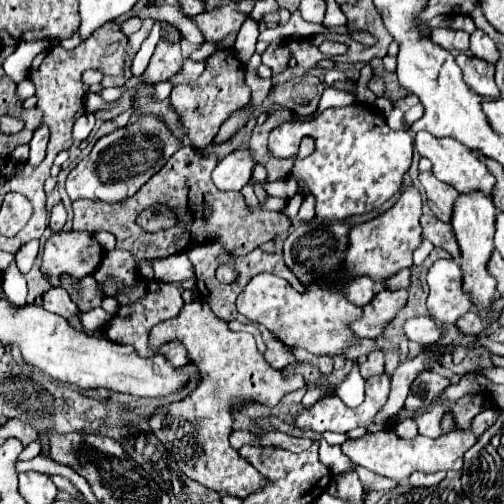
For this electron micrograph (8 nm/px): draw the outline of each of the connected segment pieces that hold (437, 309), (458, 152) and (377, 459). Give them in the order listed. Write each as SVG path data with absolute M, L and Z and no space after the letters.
M438 259L428 275L428 311L440 325L454 325L472 309L472 297L462 289L462 271L454 259Z
M420 131L420 133L416 133L416 137L414 137L414 149L416 149L422 157L426 157L426 159L432 161L432 173L434 173L440 181L452 185L452 187L458 189L460 193L466 193L466 191L482 191L482 193L490 195L496 179L490 175L490 171L486 169L486 165L484 165L472 151L468 151L460 141L450 139L450 137L438 139L438 137L430 135L430 133Z
M392 429L376 431L376 433L366 433L358 439L348 439L342 443L342 453L348 455L350 459L358 459L358 465L376 471L378 475L384 475L388 479L394 479L396 483L406 481L414 471L424 471L424 473L436 473L436 471L460 471L462 469L462 455L476 443L476 435L470 431L458 435L458 433L448 433L438 439L430 437L414 437L410 441L396 437Z

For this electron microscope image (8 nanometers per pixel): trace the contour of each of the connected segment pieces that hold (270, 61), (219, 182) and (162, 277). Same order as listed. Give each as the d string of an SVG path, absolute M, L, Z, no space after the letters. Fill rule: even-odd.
M272 43L262 53L262 63L268 65L274 73L284 71L288 67L288 59L290 59L290 51L288 51L288 47L284 43Z
M240 149L222 159L212 172L212 180L220 191L240 191L252 177L254 161L248 149Z
M180 253L180 255L170 255L170 257L164 257L164 259L150 259L148 261L154 269L154 279L158 281L164 281L164 283L180 283L182 279L188 279L188 277L194 277L194 269L192 269L192 263L190 259L186 257L186 253Z

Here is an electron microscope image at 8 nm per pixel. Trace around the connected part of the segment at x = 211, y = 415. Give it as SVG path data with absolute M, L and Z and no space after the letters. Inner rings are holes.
M196 299L180 311L174 319L154 326L149 336L150 348L156 350L167 341L180 341L188 351L188 361L198 369L200 381L196 389L182 401L158 407L150 417L150 431L166 447L166 451L176 459L182 473L192 481L216 491L218 495L248 497L258 487L262 487L264 477L230 447L228 437L234 423L234 407L238 403L254 403L264 407L274 407L278 401L294 389L304 387L302 375L282 377L280 371L272 369L266 359L258 353L256 341L250 333L234 333L228 329L224 319L218 319L208 303ZM160 329L166 329L166 338Z

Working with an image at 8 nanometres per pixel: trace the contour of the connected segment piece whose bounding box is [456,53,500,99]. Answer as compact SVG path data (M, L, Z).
M460 53L456 55L456 63L462 69L462 77L464 83L476 91L478 95L484 97L500 97L500 91L494 83L494 65L492 63L484 63L484 59L476 59L476 55L472 53Z

